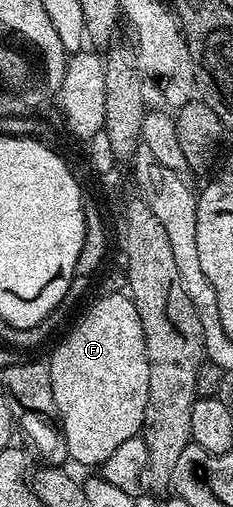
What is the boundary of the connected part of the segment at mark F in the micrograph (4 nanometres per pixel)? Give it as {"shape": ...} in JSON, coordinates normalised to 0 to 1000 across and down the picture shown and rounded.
{"shape":[[[425,582],[416,590],[356,619],[352,633],[270,667],[266,680],[219,698],[206,724],[296,905],[335,915],[433,919],[498,880],[609,850],[618,809],[635,801],[635,706],[601,619],[584,619],[584,604],[554,582]]]}

